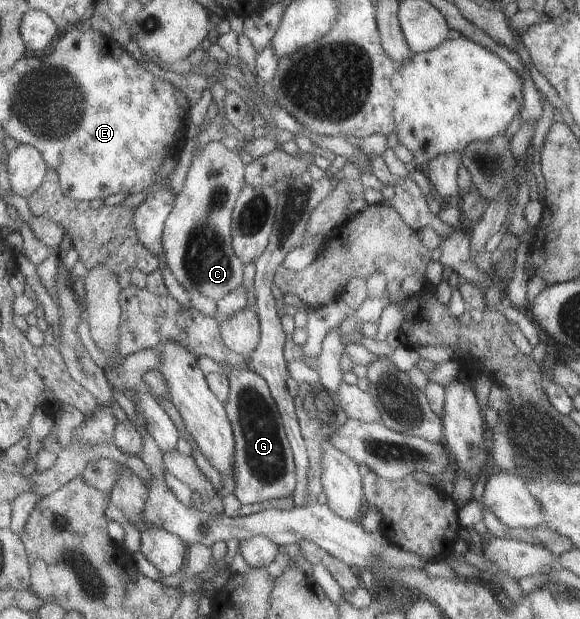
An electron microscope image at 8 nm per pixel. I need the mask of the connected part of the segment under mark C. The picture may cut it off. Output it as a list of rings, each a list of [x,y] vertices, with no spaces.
[[[219,141],[205,147],[201,156],[193,159],[186,175],[182,190],[177,194],[174,210],[164,227],[163,245],[166,264],[181,286],[188,292],[197,291],[212,298],[217,303],[238,290],[243,283],[243,267],[246,265],[234,253],[232,244],[232,224],[234,208],[242,190],[246,187],[246,164],[239,152],[227,149]]]

